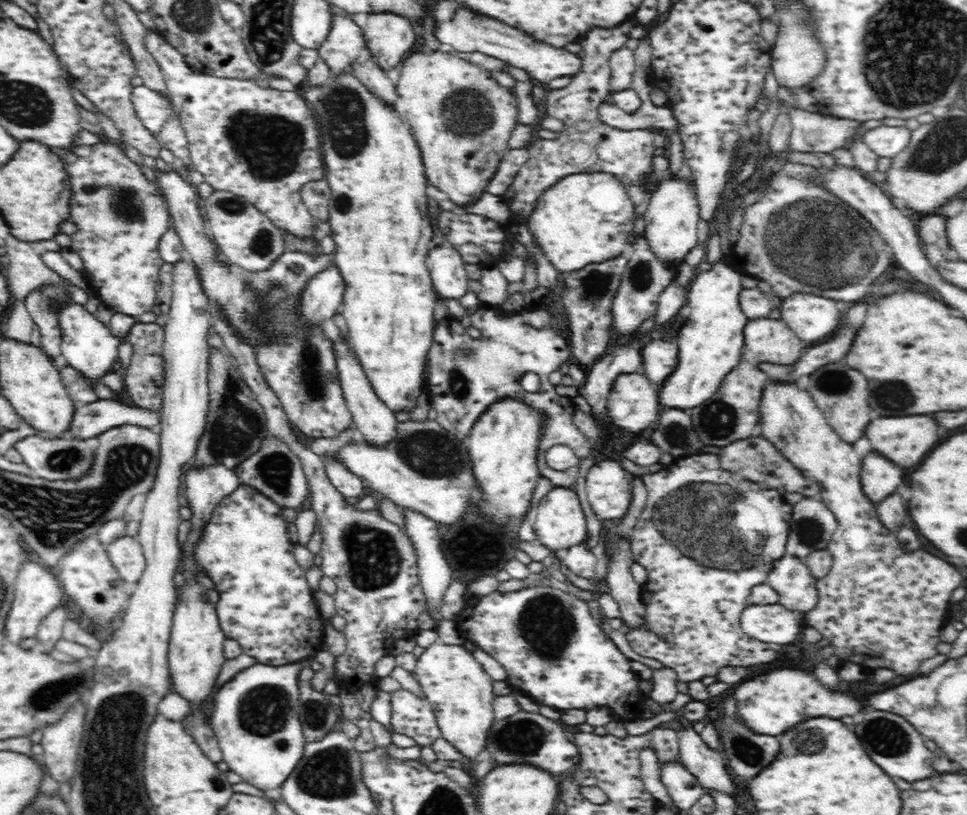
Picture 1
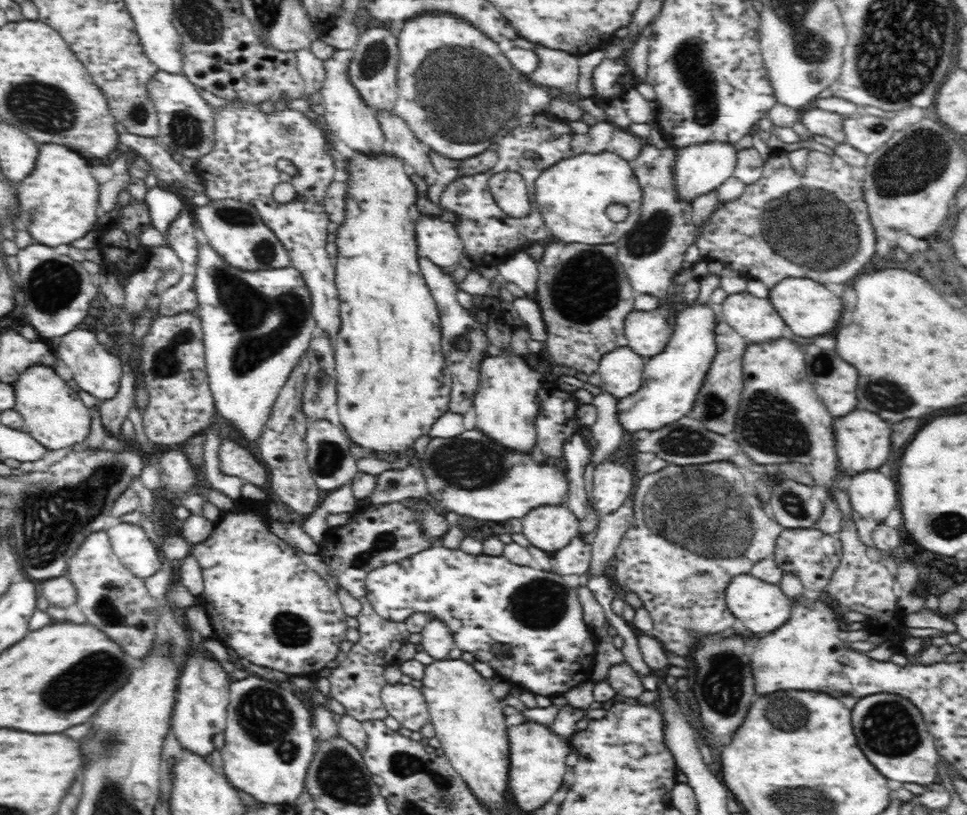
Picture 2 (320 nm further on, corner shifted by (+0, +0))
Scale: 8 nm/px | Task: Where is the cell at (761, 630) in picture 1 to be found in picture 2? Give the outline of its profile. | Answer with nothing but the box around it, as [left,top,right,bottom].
[725,574,791,634]

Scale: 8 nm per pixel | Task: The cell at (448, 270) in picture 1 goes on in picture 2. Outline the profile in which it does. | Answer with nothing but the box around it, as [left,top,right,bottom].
[416,213,465,270]

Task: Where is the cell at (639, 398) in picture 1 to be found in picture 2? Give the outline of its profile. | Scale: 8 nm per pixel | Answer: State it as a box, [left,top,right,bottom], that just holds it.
[600,346,644,399]

